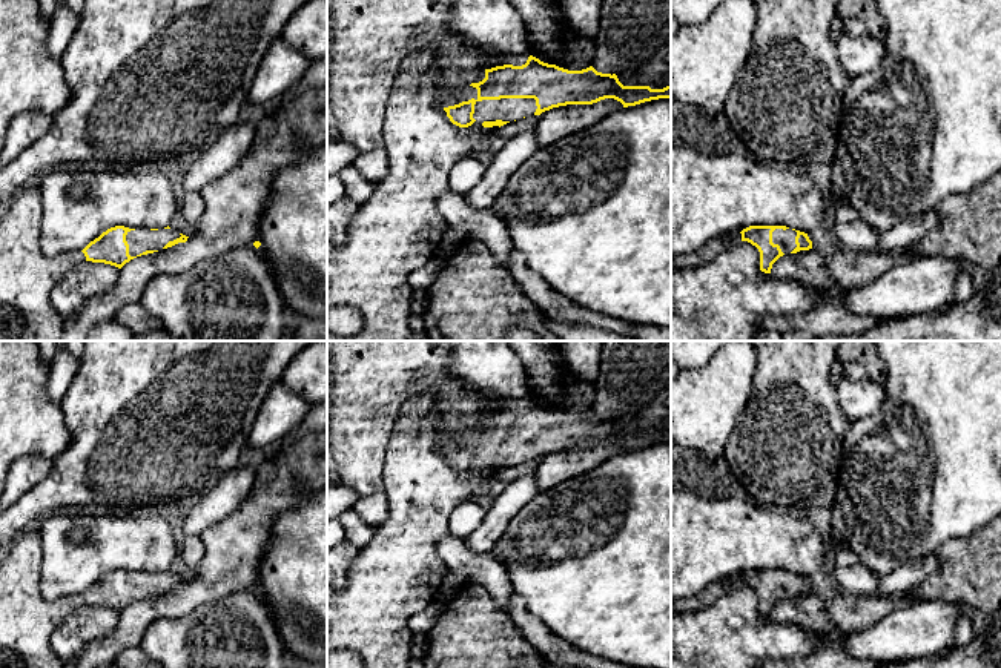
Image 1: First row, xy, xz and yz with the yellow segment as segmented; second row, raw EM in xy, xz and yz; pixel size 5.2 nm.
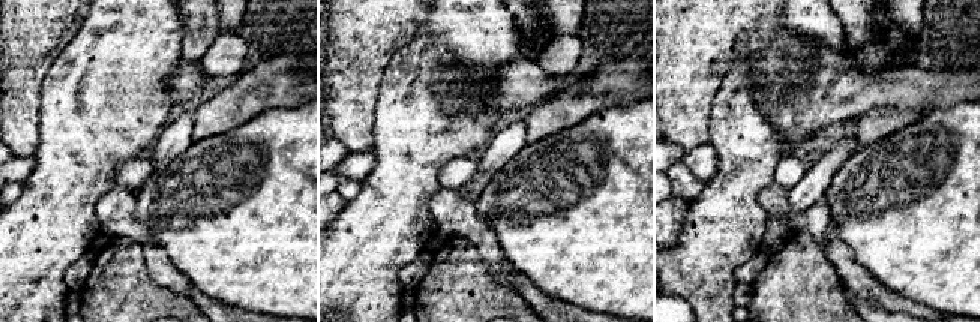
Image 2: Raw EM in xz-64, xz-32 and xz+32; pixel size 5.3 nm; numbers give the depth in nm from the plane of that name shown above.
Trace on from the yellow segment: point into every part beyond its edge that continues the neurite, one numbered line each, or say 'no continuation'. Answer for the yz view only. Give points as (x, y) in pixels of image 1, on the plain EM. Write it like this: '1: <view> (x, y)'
1: yz (785, 582)

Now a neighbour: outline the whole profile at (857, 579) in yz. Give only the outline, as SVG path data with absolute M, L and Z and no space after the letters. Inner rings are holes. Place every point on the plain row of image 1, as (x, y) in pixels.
M864 565L831 568L831 577L844 593L877 596L880 577L869 571Z

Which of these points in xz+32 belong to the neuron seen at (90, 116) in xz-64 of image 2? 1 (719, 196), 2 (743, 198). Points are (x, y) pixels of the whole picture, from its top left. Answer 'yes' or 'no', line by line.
1: yes
2: yes

